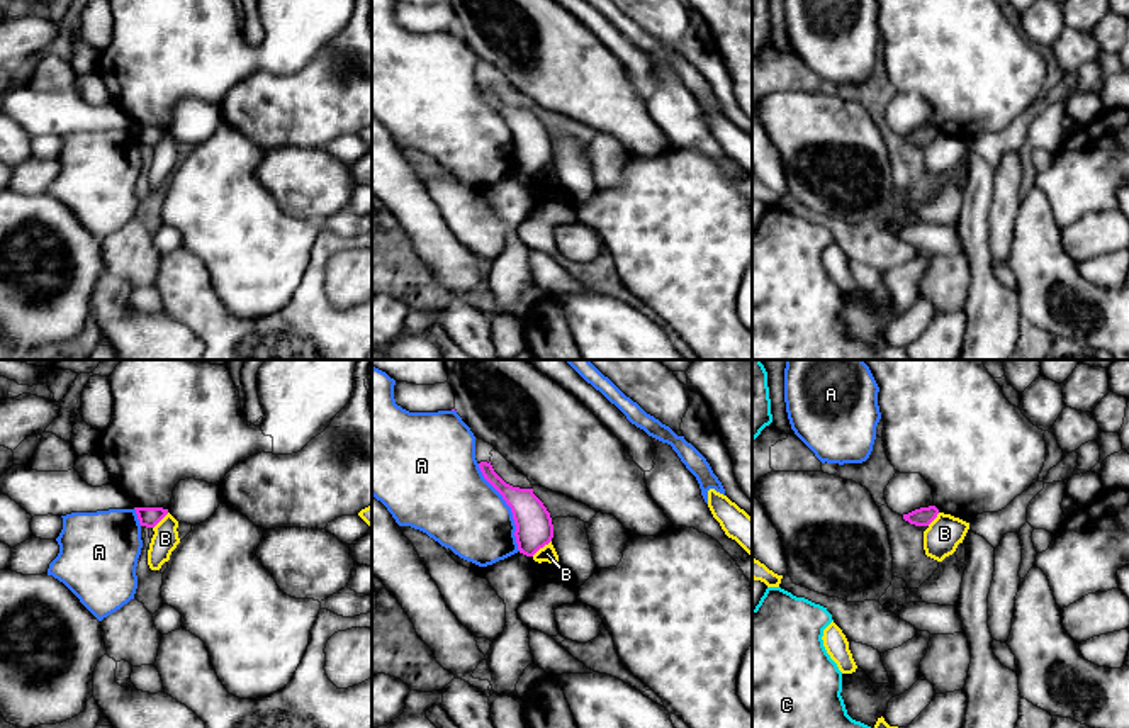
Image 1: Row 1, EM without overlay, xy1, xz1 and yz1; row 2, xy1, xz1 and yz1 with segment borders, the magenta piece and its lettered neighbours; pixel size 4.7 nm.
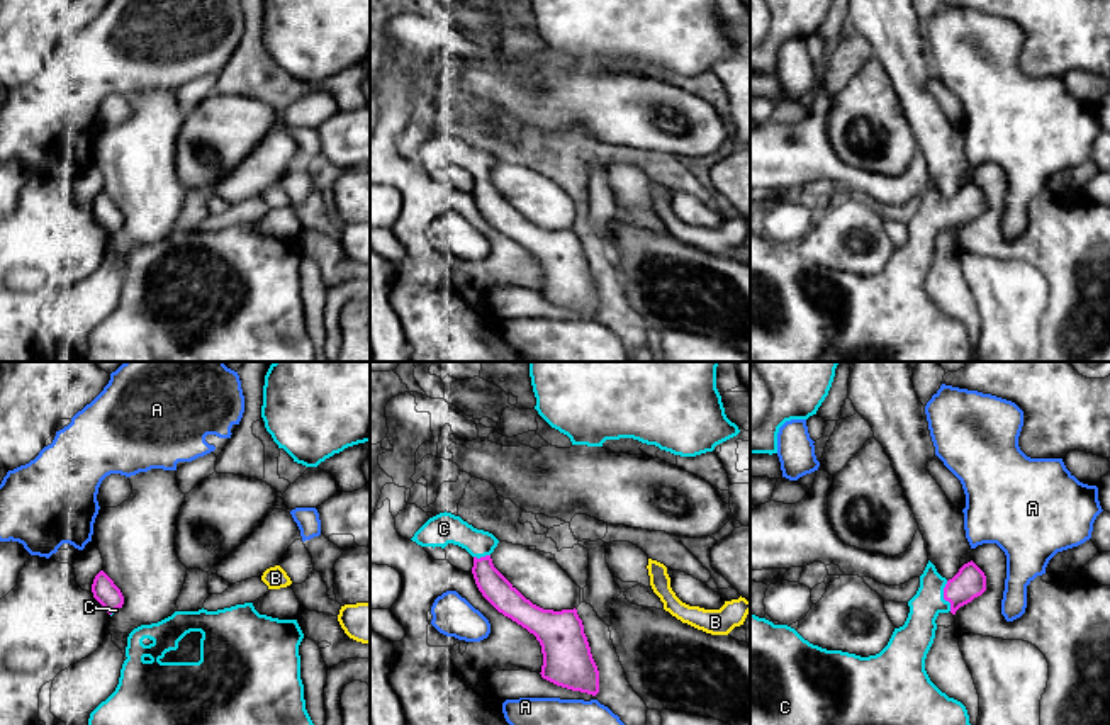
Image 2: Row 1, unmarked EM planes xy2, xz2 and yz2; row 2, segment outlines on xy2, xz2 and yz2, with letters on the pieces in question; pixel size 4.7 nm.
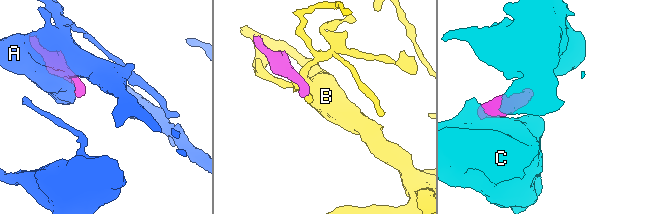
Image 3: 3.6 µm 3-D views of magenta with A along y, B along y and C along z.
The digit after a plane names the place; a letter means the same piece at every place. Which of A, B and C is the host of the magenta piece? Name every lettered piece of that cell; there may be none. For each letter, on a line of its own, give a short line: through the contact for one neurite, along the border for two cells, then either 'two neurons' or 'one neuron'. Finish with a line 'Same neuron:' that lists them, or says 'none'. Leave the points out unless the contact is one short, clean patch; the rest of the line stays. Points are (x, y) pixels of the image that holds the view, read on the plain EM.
A: two neurons
B: line xz1 (550, 160), (532, 175); two neurons
C: line yz2 (969, 202), (944, 216), (920, 240), (915, 257); one neuron
Same neuron: C

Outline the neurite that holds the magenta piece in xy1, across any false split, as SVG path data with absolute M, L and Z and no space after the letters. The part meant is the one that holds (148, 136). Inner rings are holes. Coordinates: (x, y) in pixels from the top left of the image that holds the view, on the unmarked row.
M134 127L139 144L146 148L154 148L166 134L168 129L163 127Z

